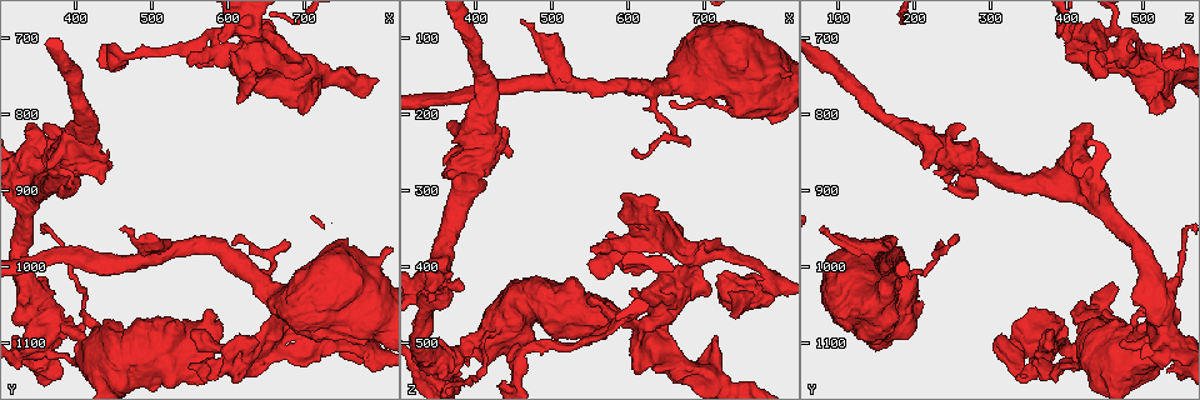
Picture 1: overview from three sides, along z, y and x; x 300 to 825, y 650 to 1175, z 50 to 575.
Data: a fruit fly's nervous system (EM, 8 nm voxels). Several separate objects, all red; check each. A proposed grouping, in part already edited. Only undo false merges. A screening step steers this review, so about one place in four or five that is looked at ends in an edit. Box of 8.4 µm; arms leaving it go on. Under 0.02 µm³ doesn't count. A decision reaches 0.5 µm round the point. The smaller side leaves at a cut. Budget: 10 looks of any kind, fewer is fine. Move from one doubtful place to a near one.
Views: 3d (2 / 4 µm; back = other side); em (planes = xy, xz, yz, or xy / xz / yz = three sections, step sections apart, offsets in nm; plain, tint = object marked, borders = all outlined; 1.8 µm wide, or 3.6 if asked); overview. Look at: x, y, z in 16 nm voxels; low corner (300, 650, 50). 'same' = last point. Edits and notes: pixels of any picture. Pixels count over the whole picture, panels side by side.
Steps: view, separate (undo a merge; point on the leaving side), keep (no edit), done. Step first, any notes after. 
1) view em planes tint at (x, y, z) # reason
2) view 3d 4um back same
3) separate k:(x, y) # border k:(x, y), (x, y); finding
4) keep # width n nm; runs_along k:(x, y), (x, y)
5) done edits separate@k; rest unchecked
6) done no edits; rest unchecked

view em yz step 16 tint at (685, 725, 400) # touches itself

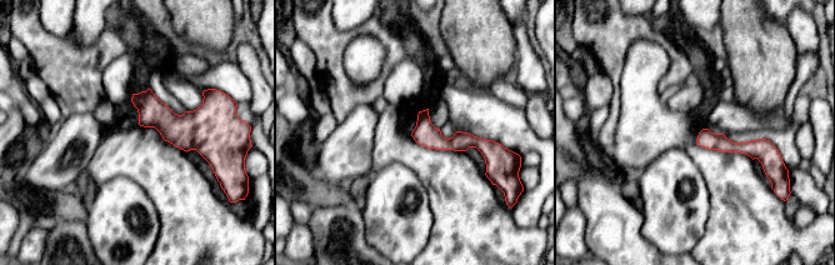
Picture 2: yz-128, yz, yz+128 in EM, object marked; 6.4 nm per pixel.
view em planes borders same

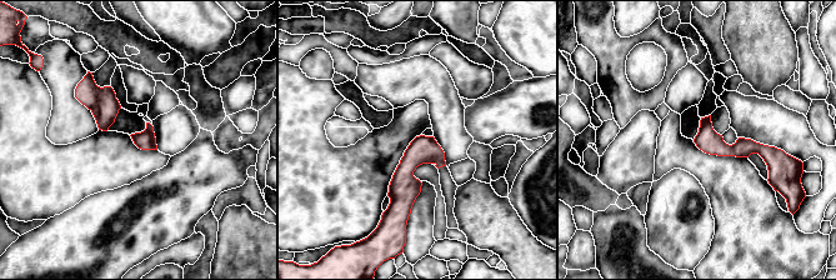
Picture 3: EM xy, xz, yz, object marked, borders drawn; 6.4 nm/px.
keep # width 130 nm; runs_along 3:(430, 139), (404, 171), (404, 214); all the same cell

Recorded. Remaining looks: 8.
view em planes tint at (625, 750, 515) # a fork

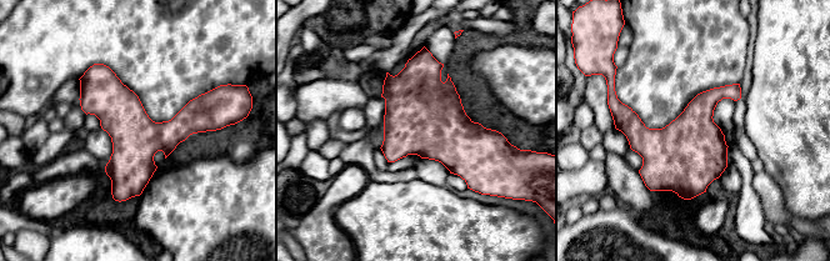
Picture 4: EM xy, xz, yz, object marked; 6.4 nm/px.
keep # all the same cell

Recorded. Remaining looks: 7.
view em xz step 16 tint at (610, 1120, 365) # touches itself

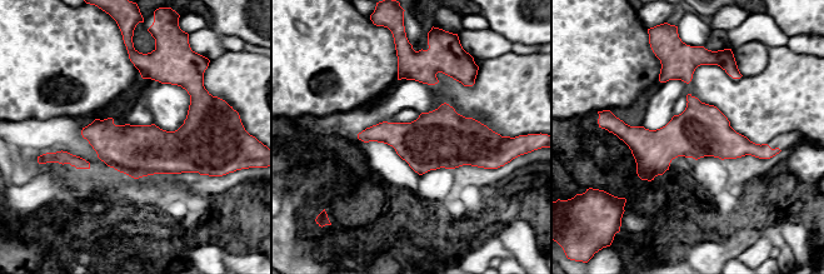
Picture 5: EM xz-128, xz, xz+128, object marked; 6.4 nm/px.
keep # runs_along 5:(619, 131), (640, 140), (763, 148); all the same cell

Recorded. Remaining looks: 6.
view em 3.6um planes tint at (415, 1100, 490) # calibre changes

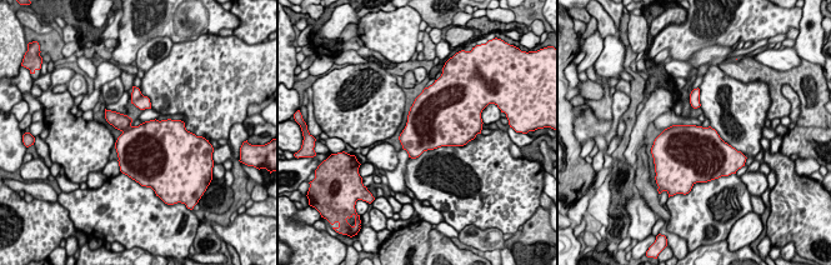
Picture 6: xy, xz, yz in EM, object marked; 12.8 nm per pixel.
separate 6:(120, 121) # width 550 nm; two cells meet here

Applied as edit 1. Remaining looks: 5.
done edits separate@6; rest unchecked

